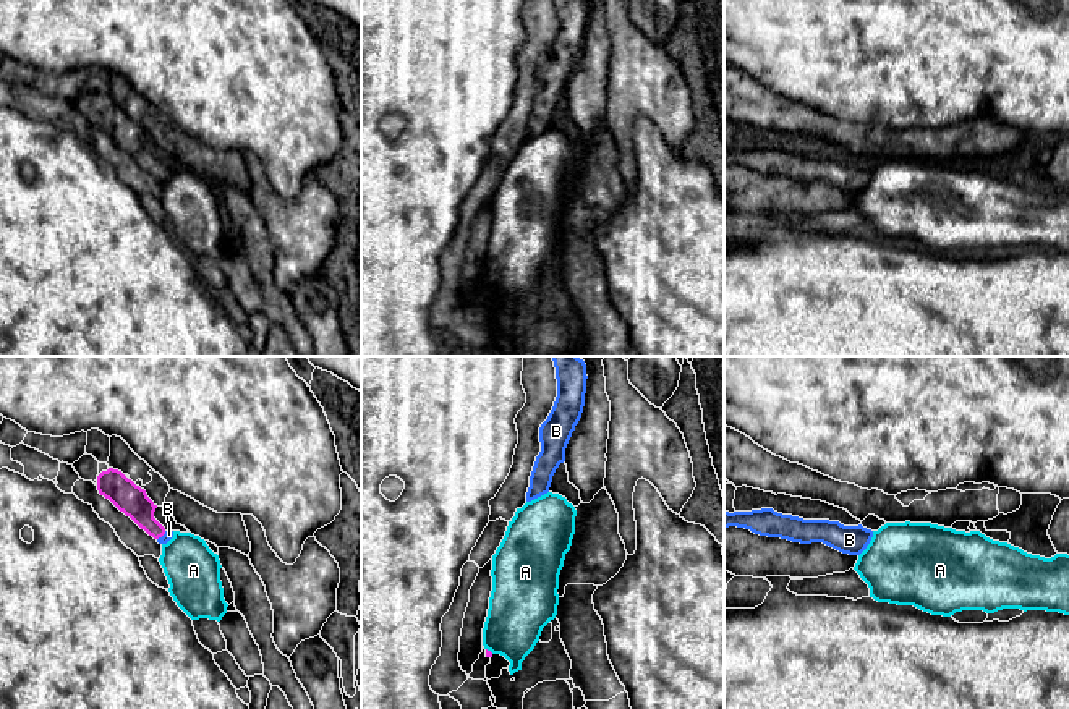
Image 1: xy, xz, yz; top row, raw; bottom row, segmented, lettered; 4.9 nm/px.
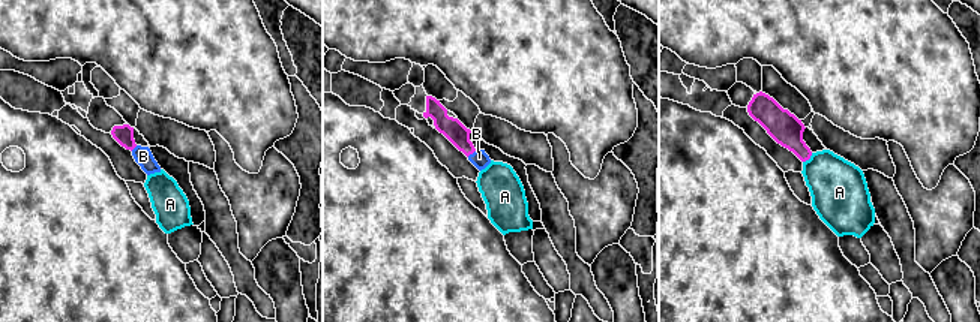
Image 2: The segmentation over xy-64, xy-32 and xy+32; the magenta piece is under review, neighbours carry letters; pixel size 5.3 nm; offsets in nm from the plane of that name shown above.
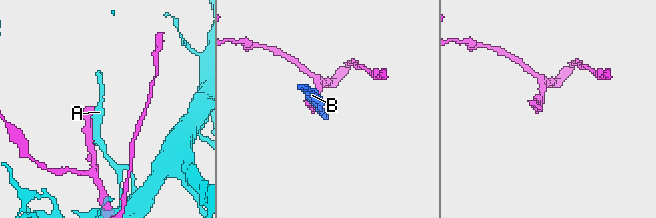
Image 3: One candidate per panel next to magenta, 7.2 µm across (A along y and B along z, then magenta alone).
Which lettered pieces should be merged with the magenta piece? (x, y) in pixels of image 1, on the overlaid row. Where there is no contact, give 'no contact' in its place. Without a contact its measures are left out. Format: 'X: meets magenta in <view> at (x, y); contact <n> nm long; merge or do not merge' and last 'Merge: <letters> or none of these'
A: meets magenta in xz at (489, 651); contact 50 nm long; do not merge
B: meets magenta in xy at (161, 536); contact 60 nm long; merge
Merge: B

